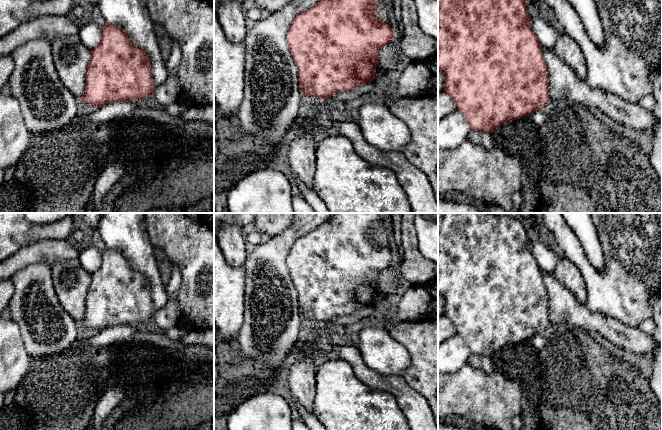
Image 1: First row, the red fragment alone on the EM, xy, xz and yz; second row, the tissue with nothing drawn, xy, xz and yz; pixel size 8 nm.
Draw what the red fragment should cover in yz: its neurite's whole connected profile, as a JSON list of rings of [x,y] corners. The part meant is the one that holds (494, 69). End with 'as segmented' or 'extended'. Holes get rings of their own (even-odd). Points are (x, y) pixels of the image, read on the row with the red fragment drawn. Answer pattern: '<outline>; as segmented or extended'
[[[438,0],[438,70],[445,76],[444,92],[449,94],[454,104],[472,130],[493,132],[507,121],[513,121],[542,110],[550,100],[548,92],[548,72],[541,51],[541,44],[529,25],[531,15],[526,8],[526,0]]]; as segmented

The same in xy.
[[[106,23],[101,28],[101,42],[91,50],[86,73],[86,87],[80,97],[88,104],[102,107],[118,101],[132,101],[151,97],[154,81],[151,62],[145,51],[138,49],[127,37],[121,26]]]; as segmented

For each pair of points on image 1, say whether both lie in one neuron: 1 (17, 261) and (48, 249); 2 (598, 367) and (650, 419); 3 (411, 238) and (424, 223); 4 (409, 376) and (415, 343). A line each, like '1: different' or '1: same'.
1: same
2: same
3: different
4: same

